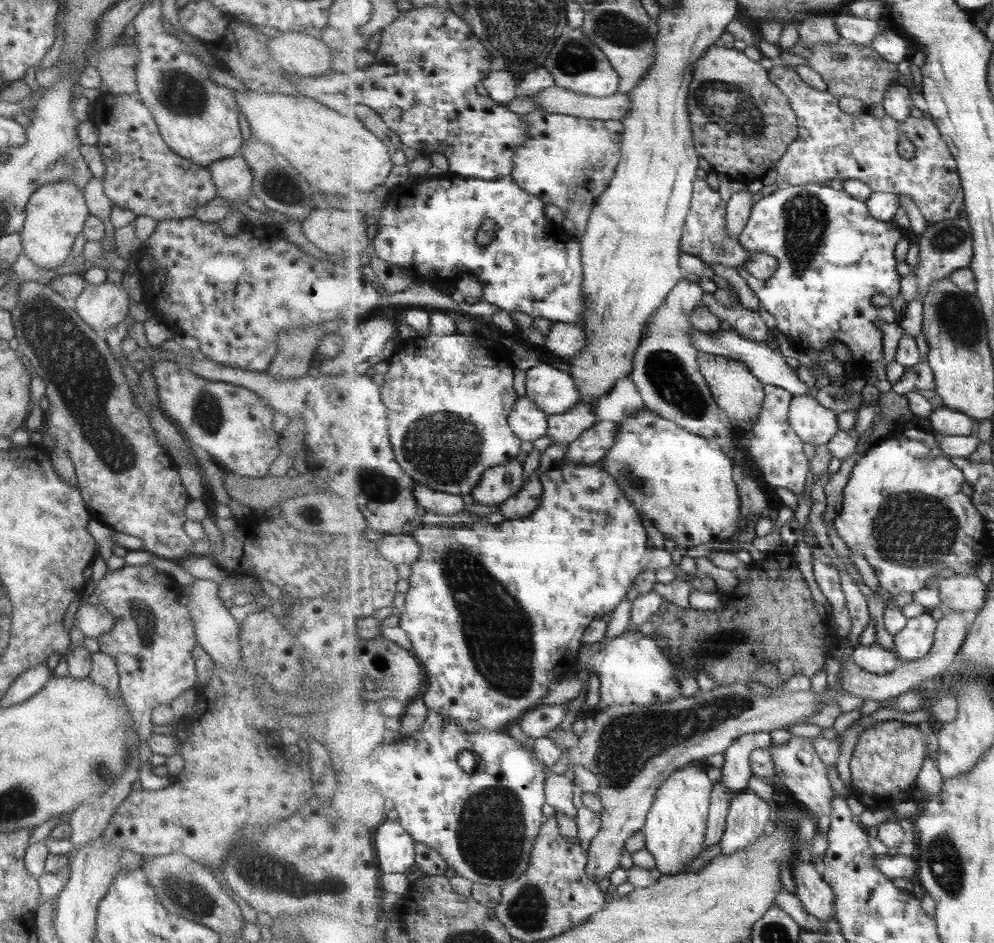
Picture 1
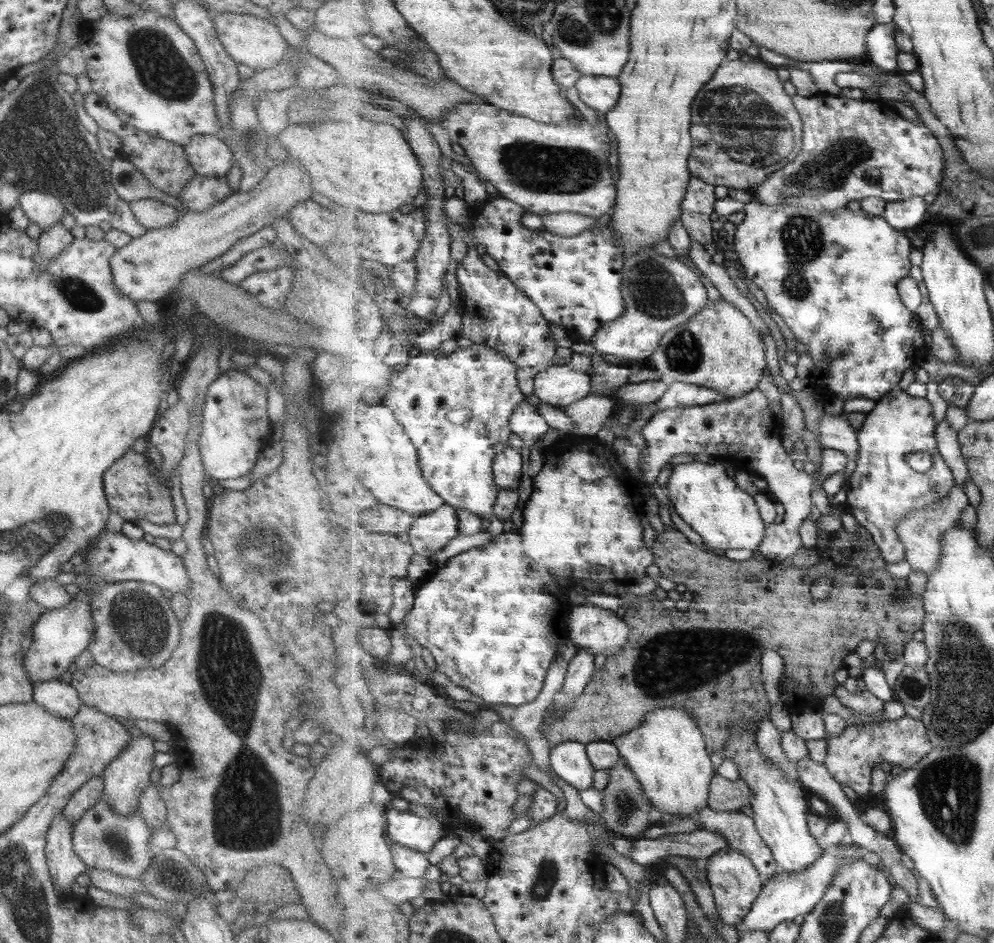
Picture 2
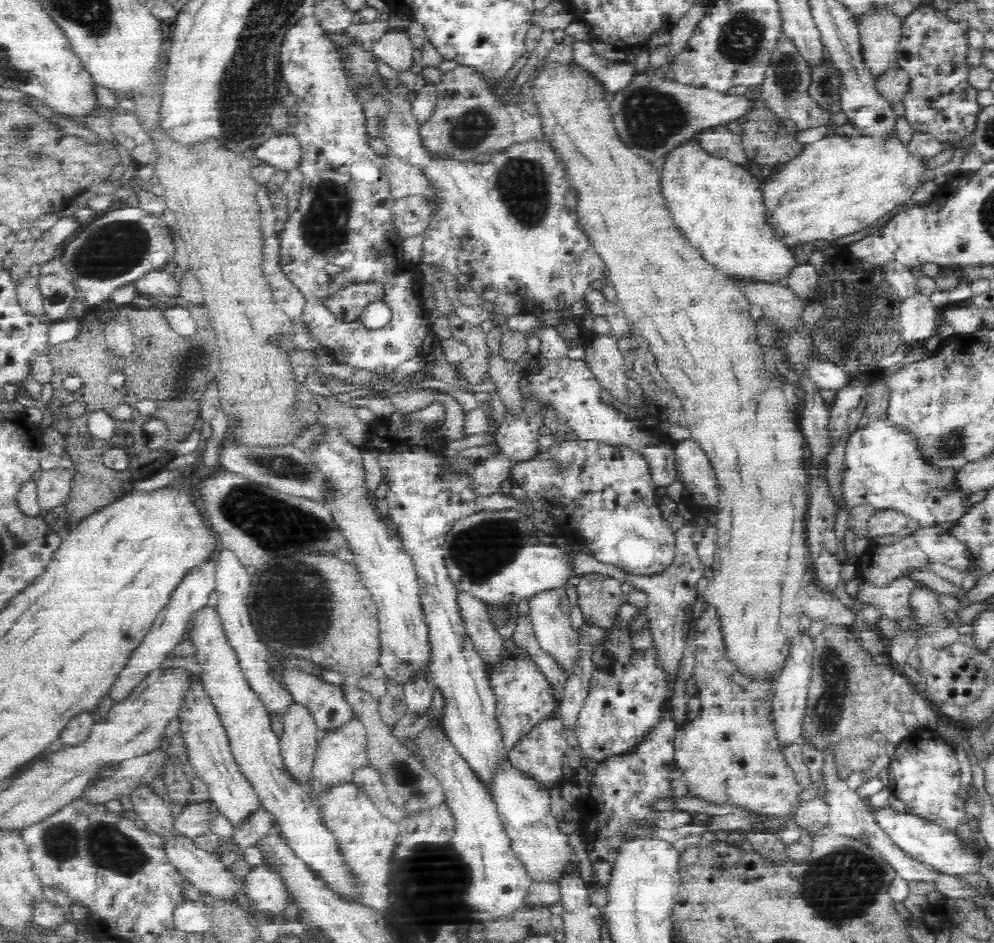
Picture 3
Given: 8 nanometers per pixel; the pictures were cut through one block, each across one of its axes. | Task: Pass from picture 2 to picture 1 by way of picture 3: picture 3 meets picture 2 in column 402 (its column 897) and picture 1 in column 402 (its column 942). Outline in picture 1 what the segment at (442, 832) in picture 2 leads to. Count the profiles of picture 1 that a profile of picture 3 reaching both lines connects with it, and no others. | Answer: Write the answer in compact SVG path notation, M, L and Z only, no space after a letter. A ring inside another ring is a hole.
M389 819L379 825L375 848L382 874L403 874L416 866L415 845L416 839L398 820Z

